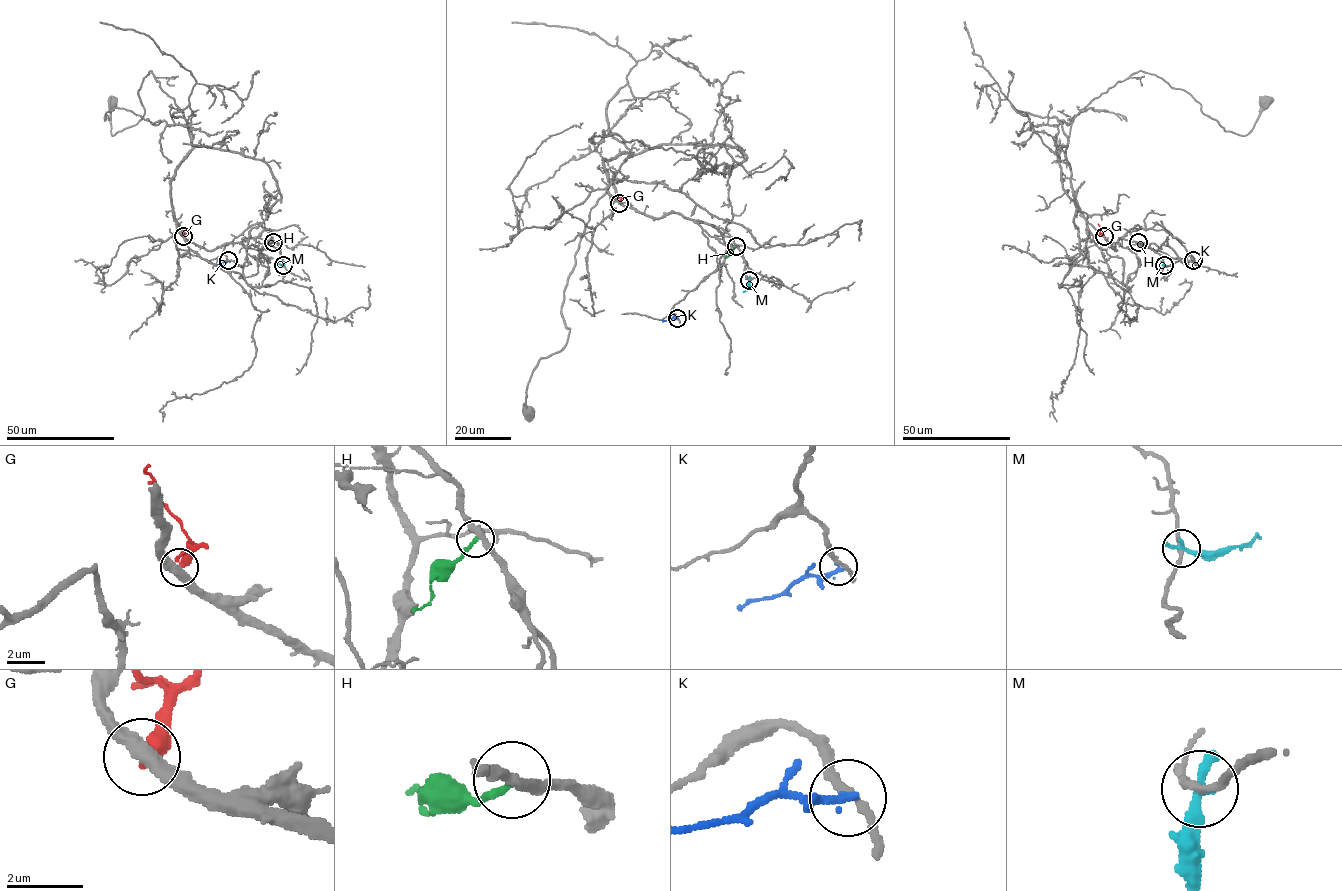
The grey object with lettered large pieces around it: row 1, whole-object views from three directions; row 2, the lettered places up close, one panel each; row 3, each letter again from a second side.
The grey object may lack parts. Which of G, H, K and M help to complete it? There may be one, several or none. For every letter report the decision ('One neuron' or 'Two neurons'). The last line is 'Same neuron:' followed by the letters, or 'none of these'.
G: Two neurons
H: Two neurons
K: Two neurons
M: Two neurons
Same neuron: none of these

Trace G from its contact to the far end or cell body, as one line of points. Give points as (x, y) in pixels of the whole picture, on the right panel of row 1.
G: (1104, 236), (1097, 224)

